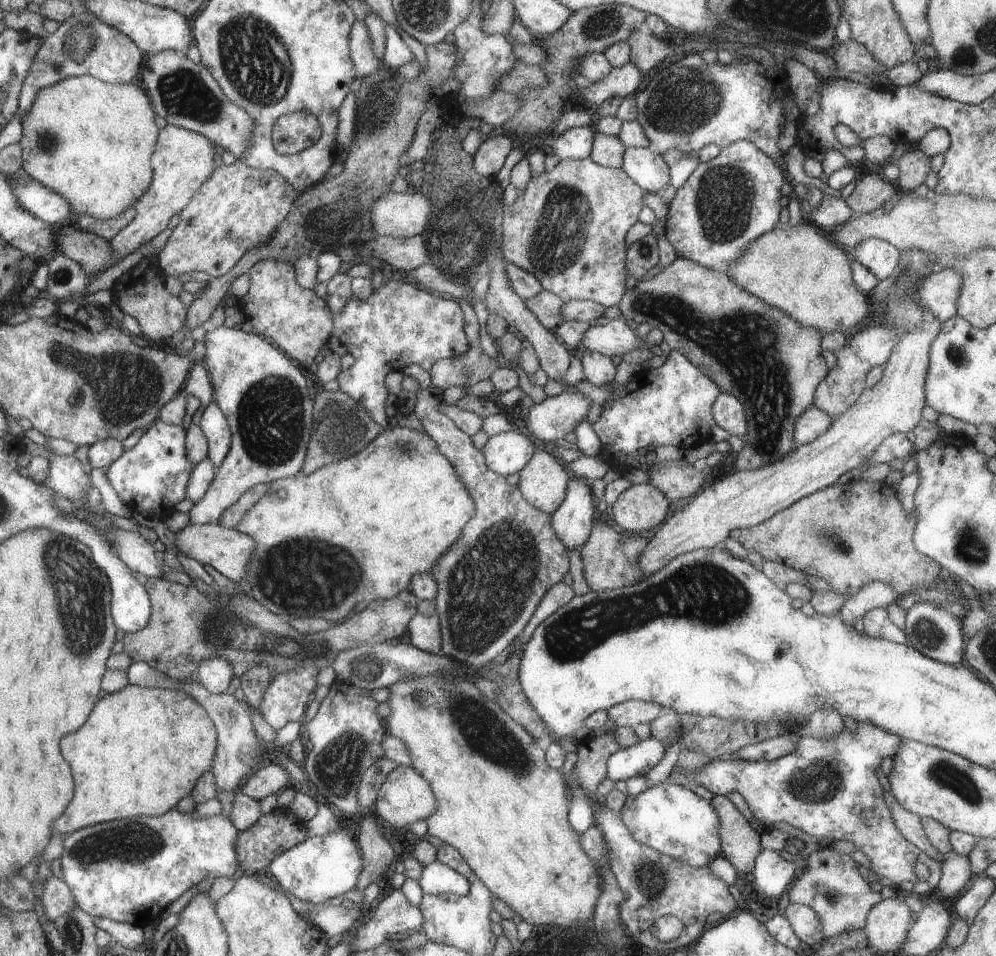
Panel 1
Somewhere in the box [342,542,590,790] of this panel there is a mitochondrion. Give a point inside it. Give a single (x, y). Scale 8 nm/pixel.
(481, 729)

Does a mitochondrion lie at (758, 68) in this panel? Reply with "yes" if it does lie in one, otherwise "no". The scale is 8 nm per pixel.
no

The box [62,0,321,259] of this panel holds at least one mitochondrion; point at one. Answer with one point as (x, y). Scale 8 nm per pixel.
(256, 59)

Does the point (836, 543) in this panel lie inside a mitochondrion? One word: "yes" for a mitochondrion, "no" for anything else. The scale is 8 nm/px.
yes

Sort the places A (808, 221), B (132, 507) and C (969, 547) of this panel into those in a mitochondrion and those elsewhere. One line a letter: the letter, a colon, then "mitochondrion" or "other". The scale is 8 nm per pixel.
A: other
B: other
C: mitochondrion

